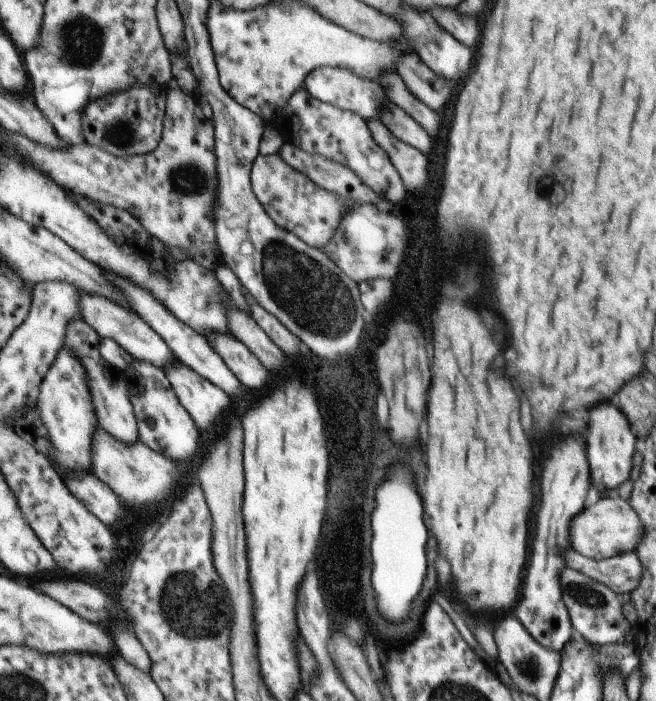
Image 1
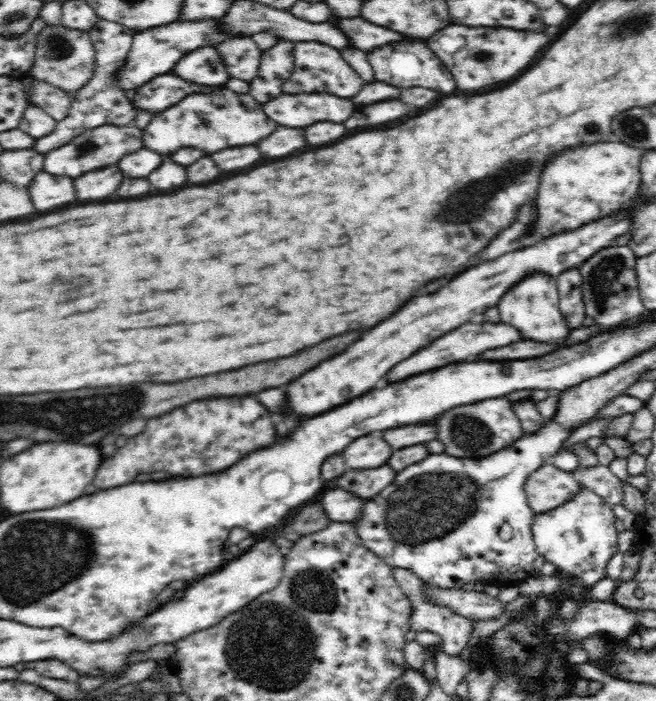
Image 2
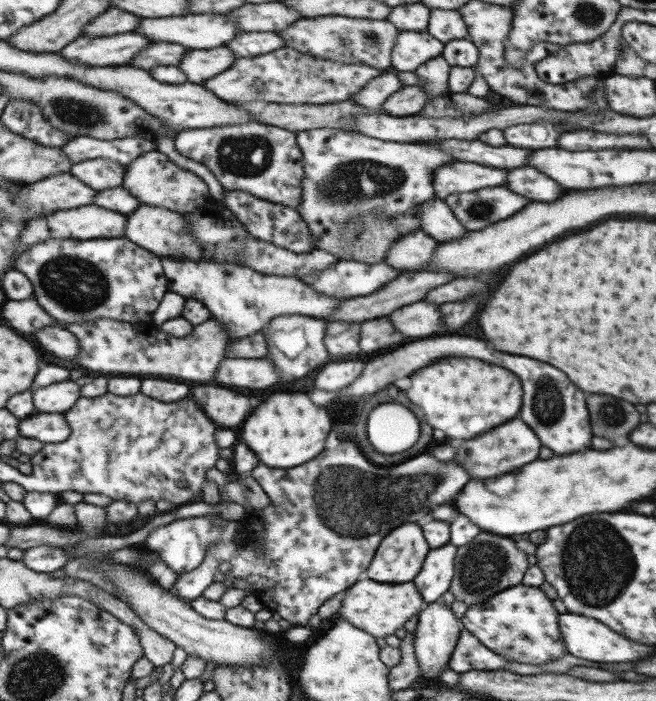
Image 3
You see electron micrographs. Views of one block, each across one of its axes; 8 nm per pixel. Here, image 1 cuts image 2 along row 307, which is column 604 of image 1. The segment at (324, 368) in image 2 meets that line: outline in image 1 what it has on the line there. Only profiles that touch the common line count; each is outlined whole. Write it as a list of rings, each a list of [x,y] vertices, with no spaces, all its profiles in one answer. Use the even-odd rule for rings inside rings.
[[[597,404],[589,412],[589,428],[587,428],[587,444],[585,444],[585,454],[587,454],[587,464],[589,464],[589,476],[591,476],[591,486],[599,494],[605,490],[615,490],[621,482],[629,478],[631,470],[631,456],[634,453],[634,443],[637,438],[631,432],[631,424],[625,414],[621,414],[613,404]]]

